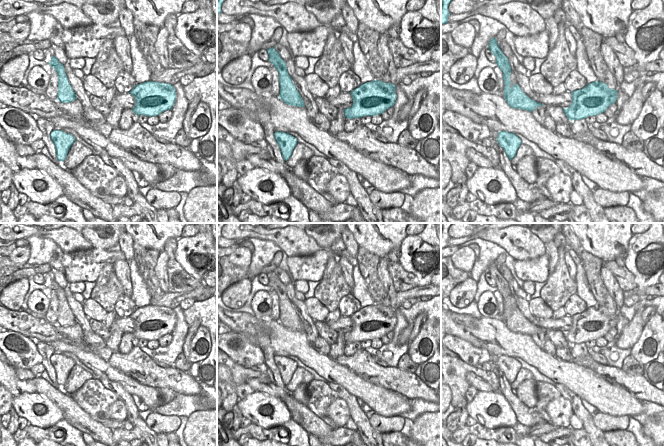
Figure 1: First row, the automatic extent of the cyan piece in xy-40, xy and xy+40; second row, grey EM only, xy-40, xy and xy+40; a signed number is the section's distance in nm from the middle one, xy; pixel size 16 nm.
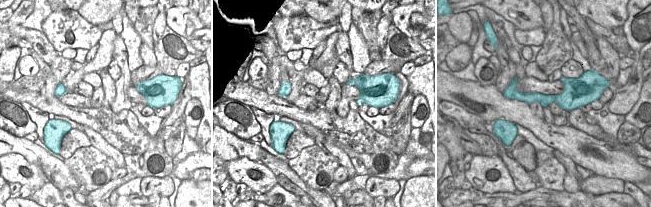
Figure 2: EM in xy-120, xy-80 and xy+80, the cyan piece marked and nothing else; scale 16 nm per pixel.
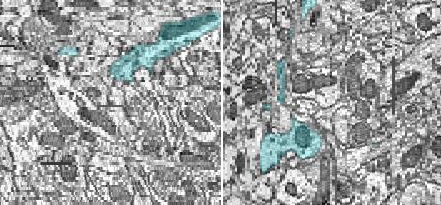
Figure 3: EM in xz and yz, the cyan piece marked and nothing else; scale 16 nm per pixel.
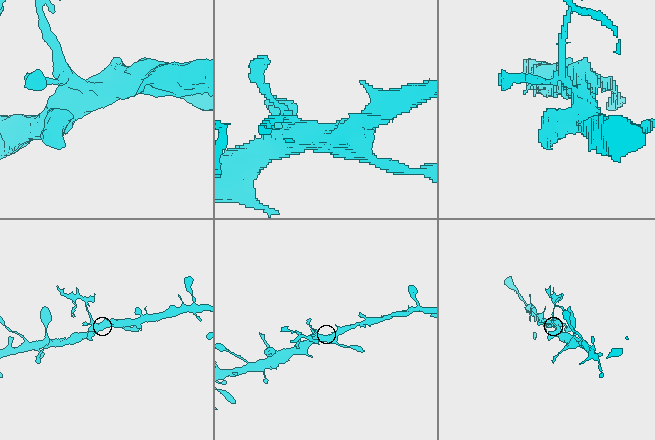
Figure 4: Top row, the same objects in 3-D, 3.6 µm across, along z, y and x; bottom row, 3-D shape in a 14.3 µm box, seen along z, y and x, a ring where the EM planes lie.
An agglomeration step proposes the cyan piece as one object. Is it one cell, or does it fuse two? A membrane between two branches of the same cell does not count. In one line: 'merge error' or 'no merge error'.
merge error

